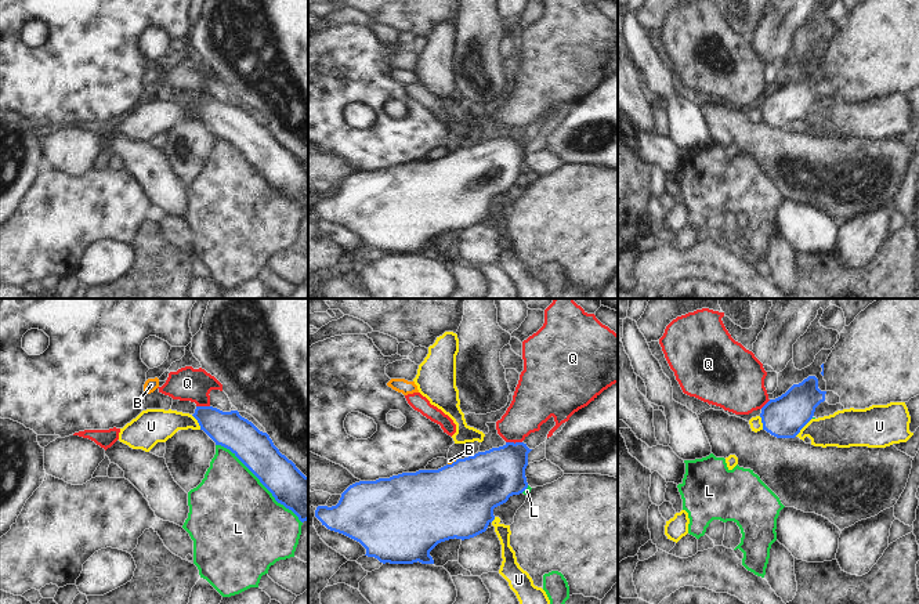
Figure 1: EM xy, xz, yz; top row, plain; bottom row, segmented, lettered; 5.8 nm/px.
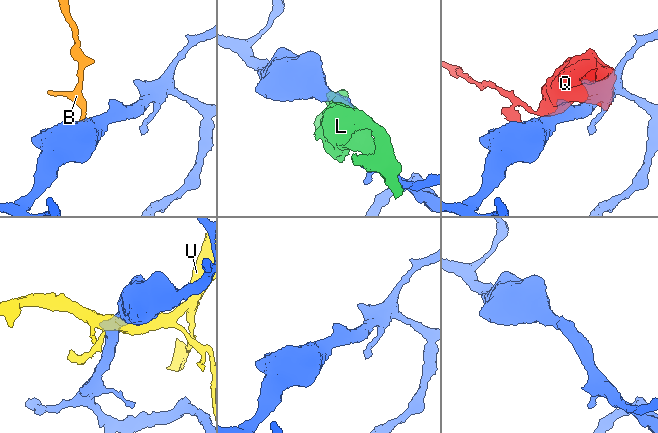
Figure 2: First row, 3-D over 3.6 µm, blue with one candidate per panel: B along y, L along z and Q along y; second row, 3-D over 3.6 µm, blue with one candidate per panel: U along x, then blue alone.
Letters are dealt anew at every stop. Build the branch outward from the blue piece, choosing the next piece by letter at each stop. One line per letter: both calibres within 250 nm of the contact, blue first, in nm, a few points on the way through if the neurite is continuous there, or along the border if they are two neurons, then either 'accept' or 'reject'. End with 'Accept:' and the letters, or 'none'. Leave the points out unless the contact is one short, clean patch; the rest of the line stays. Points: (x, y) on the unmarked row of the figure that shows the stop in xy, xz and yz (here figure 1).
B: 420 nm thick on the blue side, 30 nm on the other; runs through xz (456, 191), (453, 152), (449, 151); accept
L: 220 nm thick on the blue side, 500 nm on the other; reject
Q: 320 nm thick on the blue side, 240 nm on the other; border along xz (506, 131), (521, 133); reject
U: 240 nm thick on the blue side, 220 nm on the other; reject
Accept: B

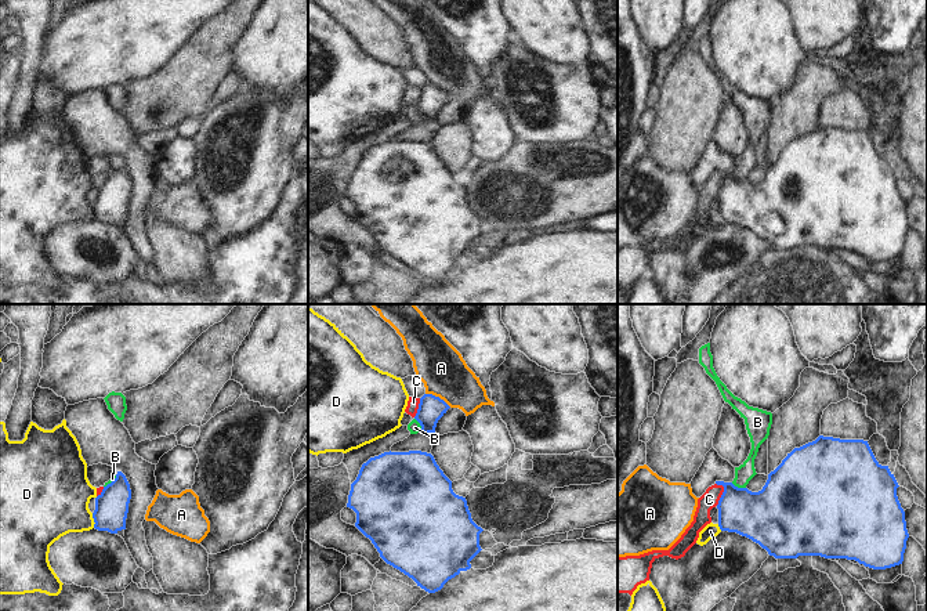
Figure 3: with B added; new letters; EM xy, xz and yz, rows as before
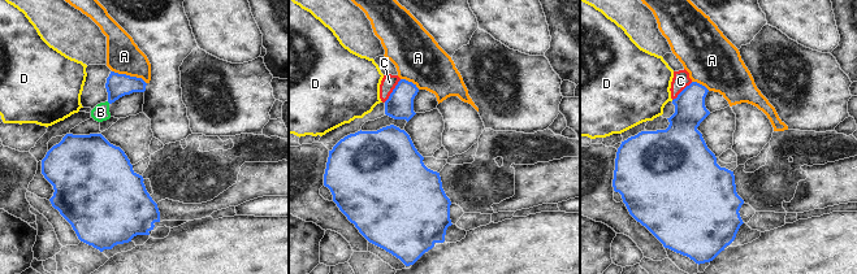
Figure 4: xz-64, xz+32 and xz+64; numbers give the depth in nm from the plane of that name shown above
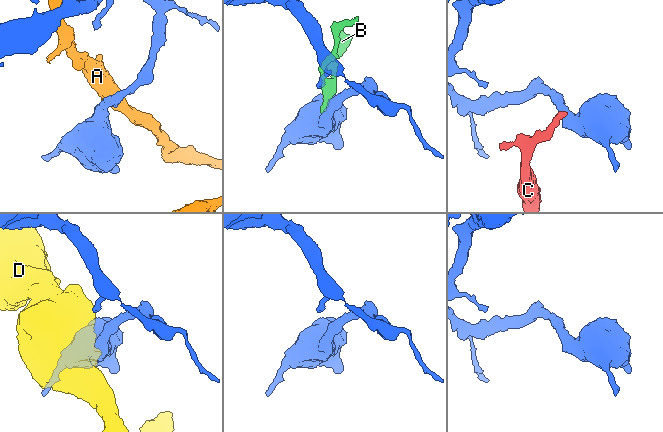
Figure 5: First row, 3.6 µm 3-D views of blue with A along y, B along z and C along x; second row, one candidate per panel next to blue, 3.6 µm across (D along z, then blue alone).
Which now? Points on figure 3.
A: 150 nm thick on the blue side, 280 nm on the other; border along xz (426, 83), (438, 86), (451, 97); reject
B: 150 nm thick on the blue side, 70 nm on the other; border along xz (415, 108), (420, 122); reject
C: 280 nm thick on the blue side, 100 nm on the other; border along yz (716, 173), (723, 177), (723, 184), (716, 195); reject
D: 190 nm thick on the blue side, 380 nm on the other; border along xy (91, 203), (94, 217); reject
Accept: none

